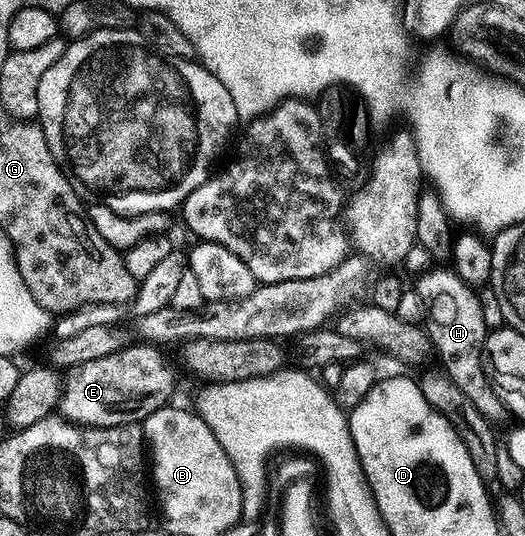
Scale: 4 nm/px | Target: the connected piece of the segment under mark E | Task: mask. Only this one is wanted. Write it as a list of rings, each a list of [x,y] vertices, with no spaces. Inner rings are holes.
[[[152,344],[122,345],[120,350],[111,352],[111,356],[99,356],[99,360],[90,360],[87,364],[73,366],[64,371],[61,382],[59,403],[60,417],[67,422],[76,422],[79,426],[131,426],[144,423],[151,412],[166,405],[173,394],[173,370],[165,363],[160,349]]]

